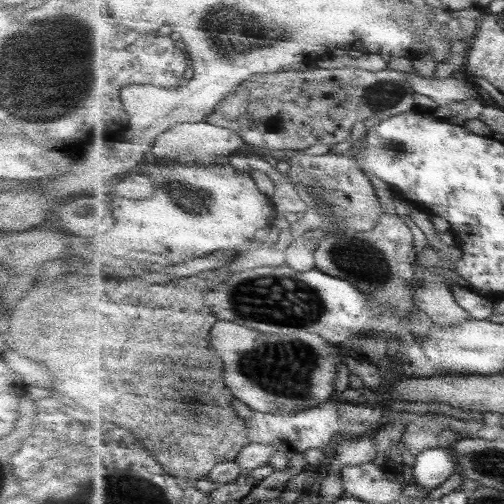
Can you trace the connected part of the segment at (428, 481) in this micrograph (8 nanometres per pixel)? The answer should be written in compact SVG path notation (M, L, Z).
M444 444L425 450L416 457L415 482L430 493L456 472L456 459L451 448L446 448Z

